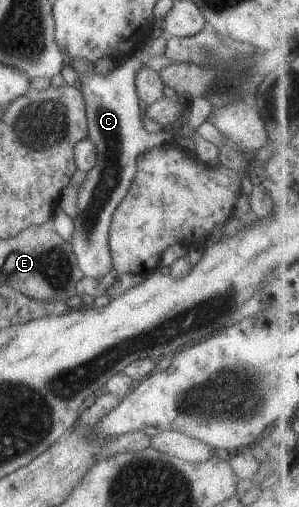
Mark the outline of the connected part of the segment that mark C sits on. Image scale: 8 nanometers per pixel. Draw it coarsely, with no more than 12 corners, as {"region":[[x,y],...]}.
{"region":[[118,60],[82,77],[96,162],[76,190],[67,240],[84,276],[113,268],[107,236],[136,158],[175,142],[142,128],[135,78]]}

